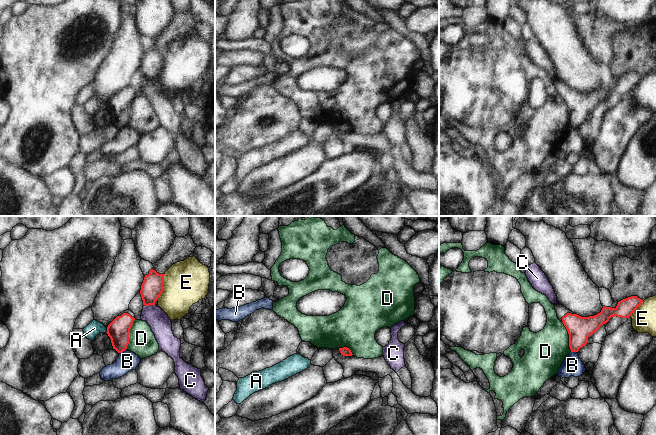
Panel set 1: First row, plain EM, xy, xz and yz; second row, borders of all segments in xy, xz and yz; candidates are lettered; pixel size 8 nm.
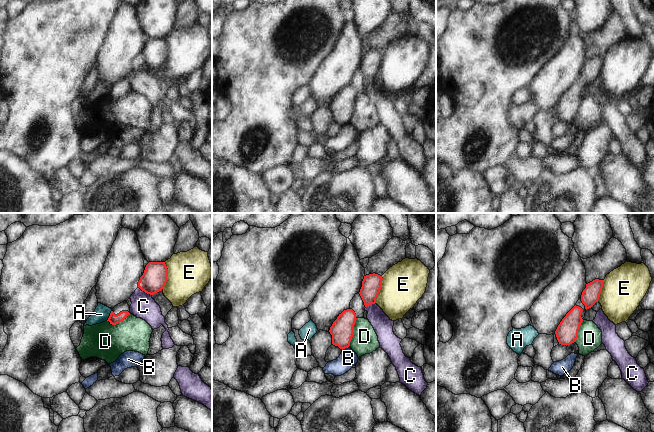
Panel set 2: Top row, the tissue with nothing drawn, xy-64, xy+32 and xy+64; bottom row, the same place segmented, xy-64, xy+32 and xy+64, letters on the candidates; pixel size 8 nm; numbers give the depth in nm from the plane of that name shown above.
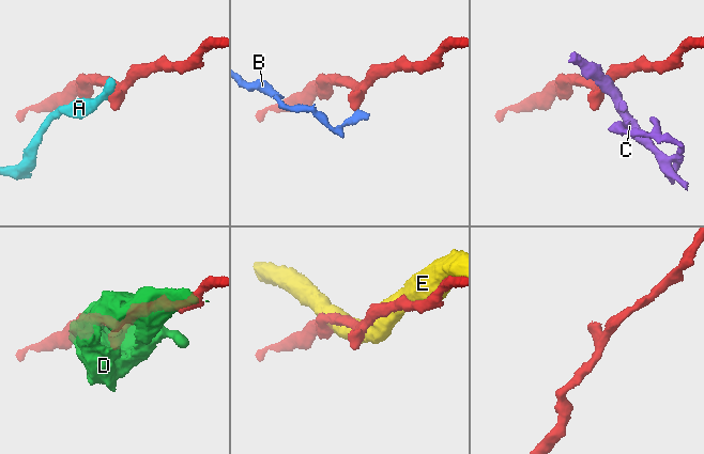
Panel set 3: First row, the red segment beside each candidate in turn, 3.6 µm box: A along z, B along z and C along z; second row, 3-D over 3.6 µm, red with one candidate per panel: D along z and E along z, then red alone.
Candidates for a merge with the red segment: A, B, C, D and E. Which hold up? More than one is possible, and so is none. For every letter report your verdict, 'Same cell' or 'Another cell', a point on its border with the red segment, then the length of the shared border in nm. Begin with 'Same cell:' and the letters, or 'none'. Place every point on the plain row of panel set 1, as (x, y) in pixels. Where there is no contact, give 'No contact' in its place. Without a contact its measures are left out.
Same cell: none
A: Another cell. Touches red at xy (107, 106). Shared border 40 nm
B: Another cell. Touches red at xy (122, 127). Shared border 70 nm
C: Another cell. Touches red at xy (149, 80). Shared border 90 nm
D: Another cell. Touches red at xy (128, 110). Shared border 260 nm
E: Another cell. Touches red at xy (162, 63). Shared border 220 nm

